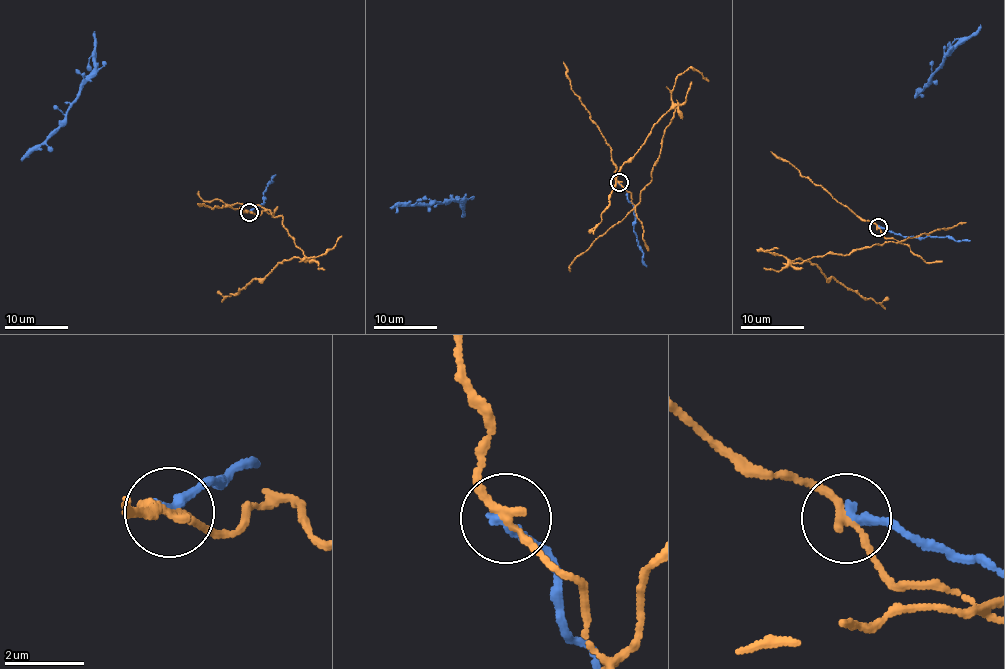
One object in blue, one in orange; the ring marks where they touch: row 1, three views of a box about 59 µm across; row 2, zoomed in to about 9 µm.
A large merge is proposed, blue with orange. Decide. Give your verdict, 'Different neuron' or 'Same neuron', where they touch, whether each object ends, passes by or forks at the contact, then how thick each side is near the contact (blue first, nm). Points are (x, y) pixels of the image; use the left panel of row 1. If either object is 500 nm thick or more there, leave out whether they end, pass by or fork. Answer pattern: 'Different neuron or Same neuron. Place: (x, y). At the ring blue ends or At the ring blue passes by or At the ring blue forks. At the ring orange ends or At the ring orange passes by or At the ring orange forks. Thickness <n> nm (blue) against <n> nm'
Different neuron. Place: (249, 212). At the ring blue ends. At the ring orange passes by. Thickness 240 nm (blue) against 190 nm

